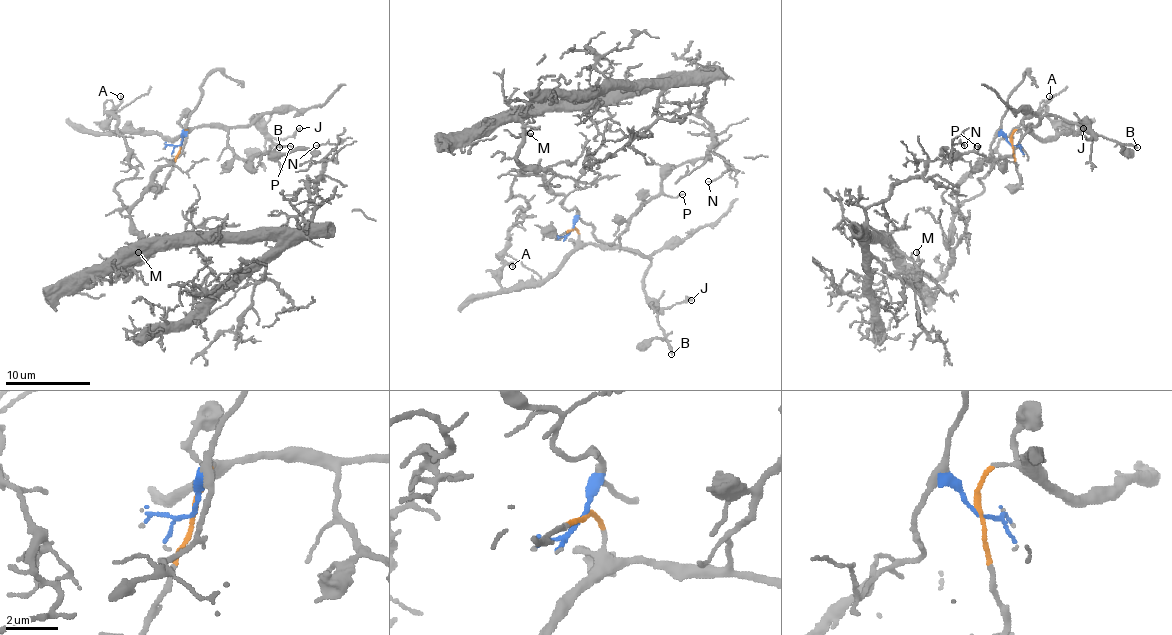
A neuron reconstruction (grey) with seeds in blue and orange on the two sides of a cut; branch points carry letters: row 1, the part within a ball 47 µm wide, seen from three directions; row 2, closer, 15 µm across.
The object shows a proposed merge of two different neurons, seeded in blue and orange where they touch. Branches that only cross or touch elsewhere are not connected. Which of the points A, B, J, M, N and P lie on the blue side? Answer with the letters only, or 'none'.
M, N

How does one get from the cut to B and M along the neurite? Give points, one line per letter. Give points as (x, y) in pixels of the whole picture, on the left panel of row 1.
B: (180, 145), (187, 128), (246, 126), (259, 115), (252, 117), (252, 121), (280, 147)
M: (180, 145), (182, 134), (182, 151), (163, 166), (131, 211), (131, 230), (146, 253), (125, 279), (138, 251)

